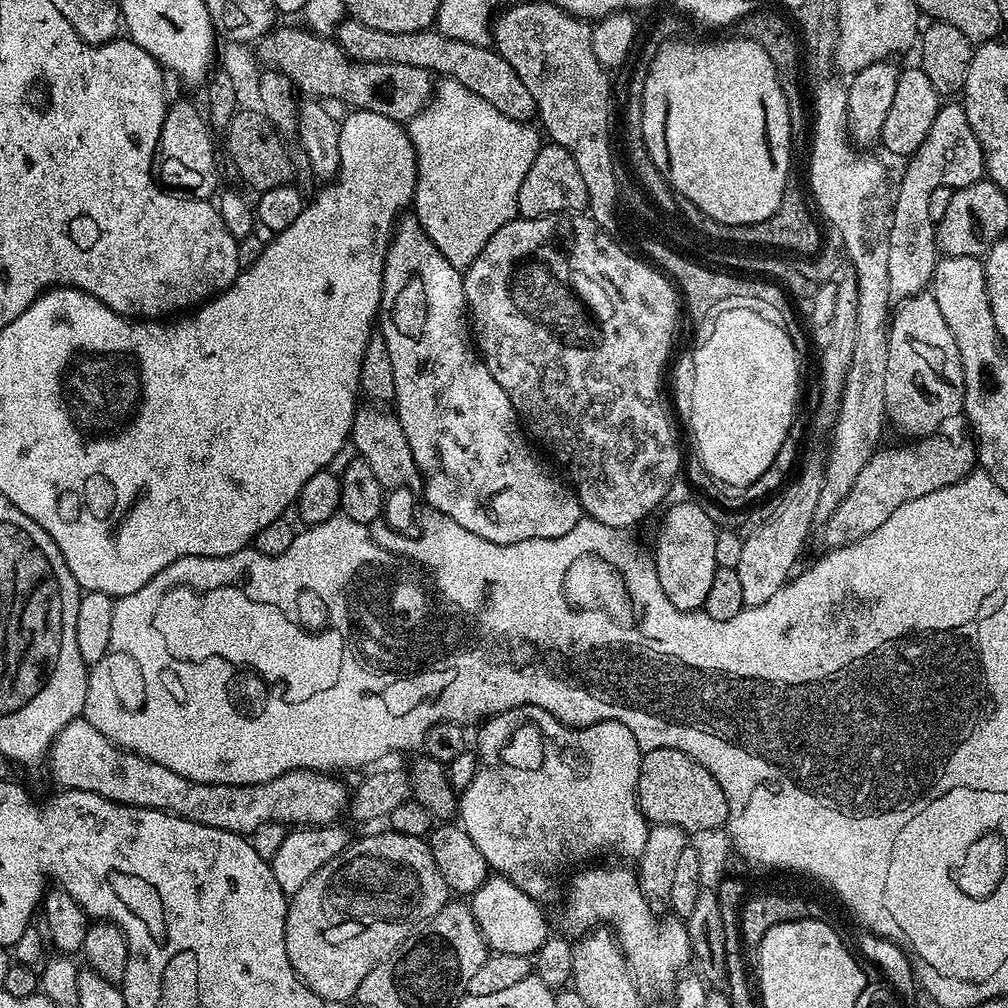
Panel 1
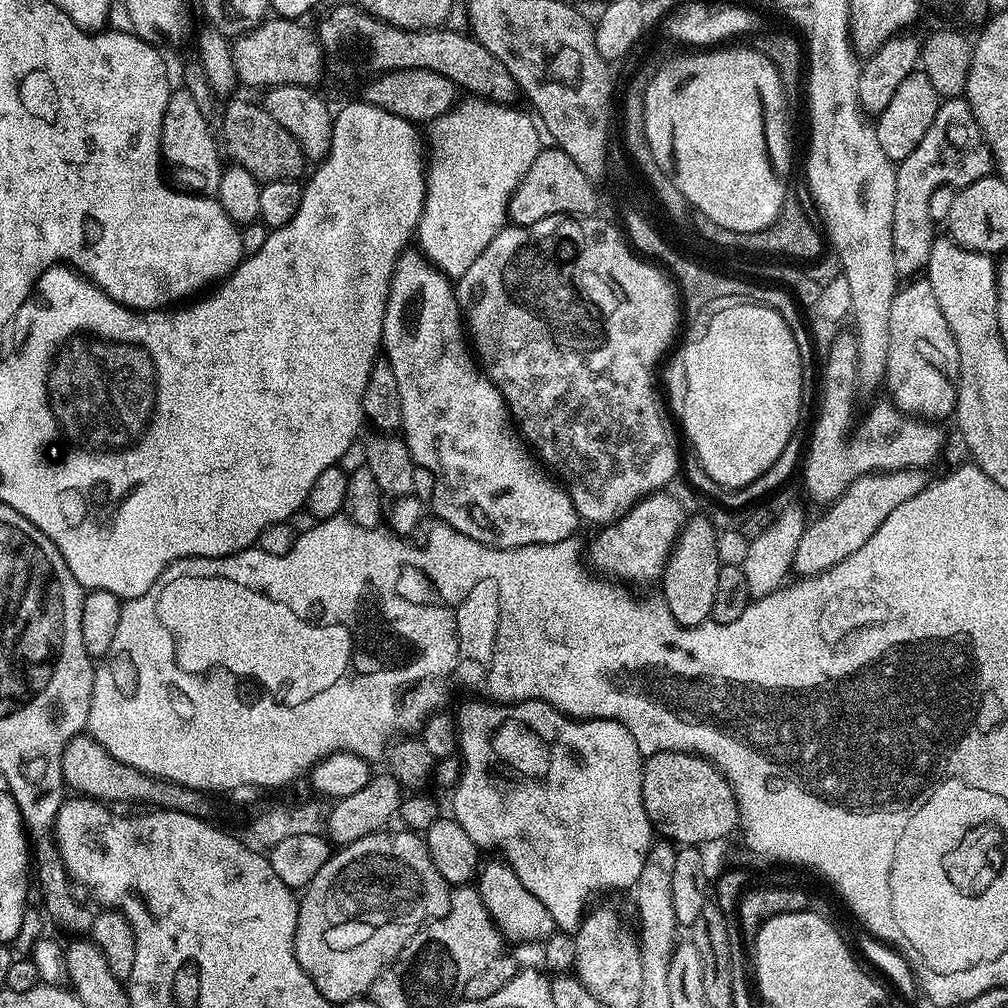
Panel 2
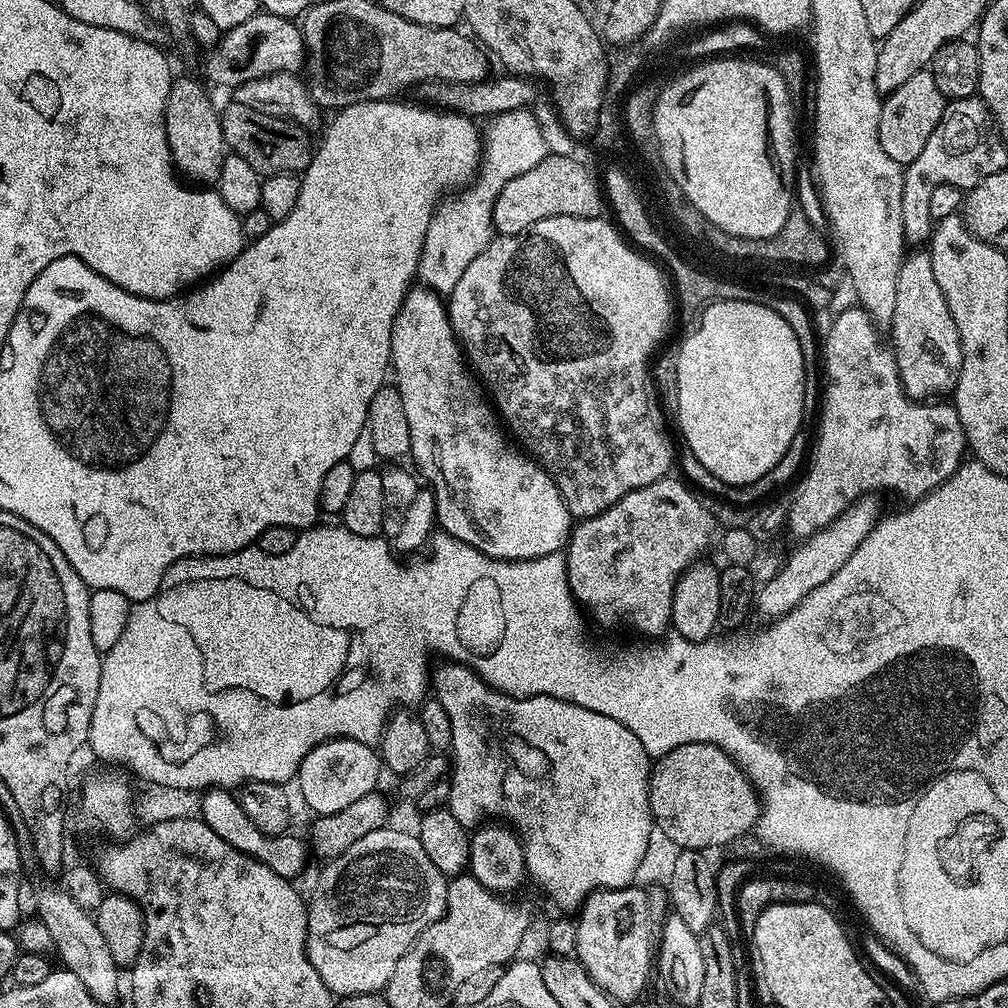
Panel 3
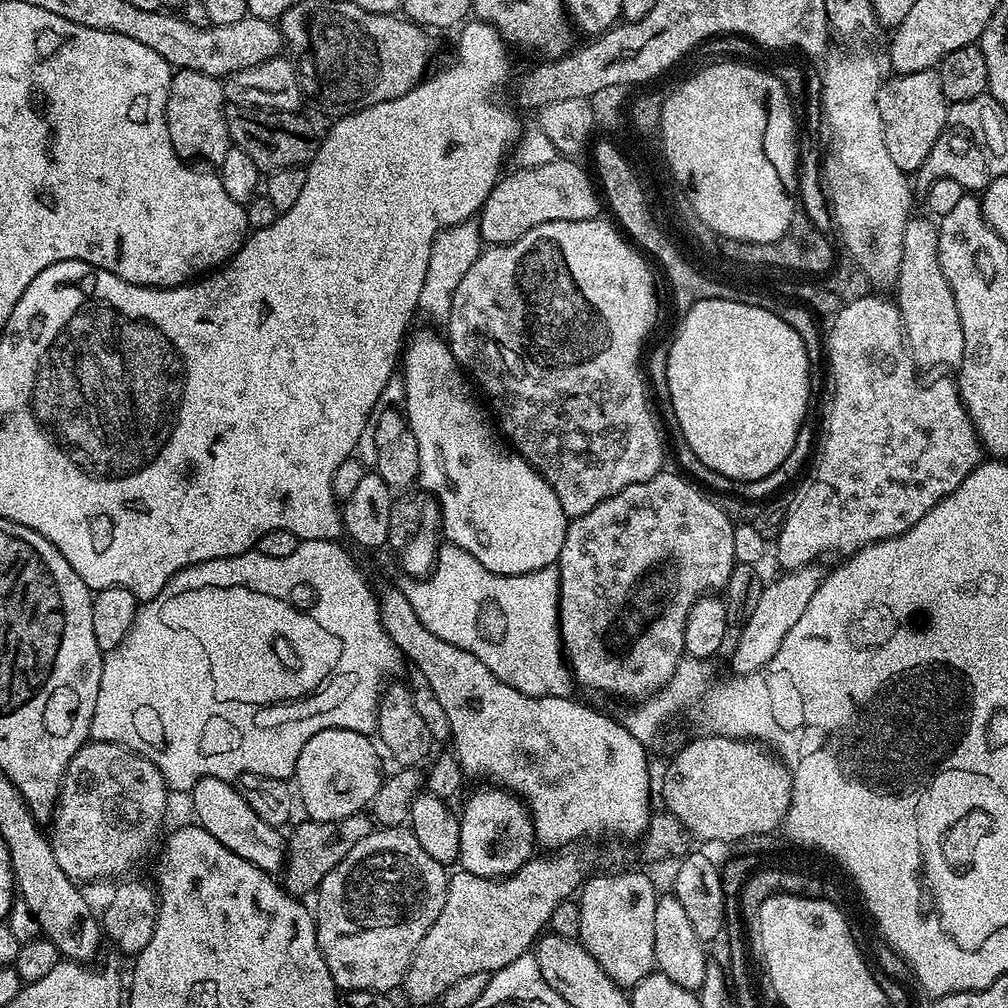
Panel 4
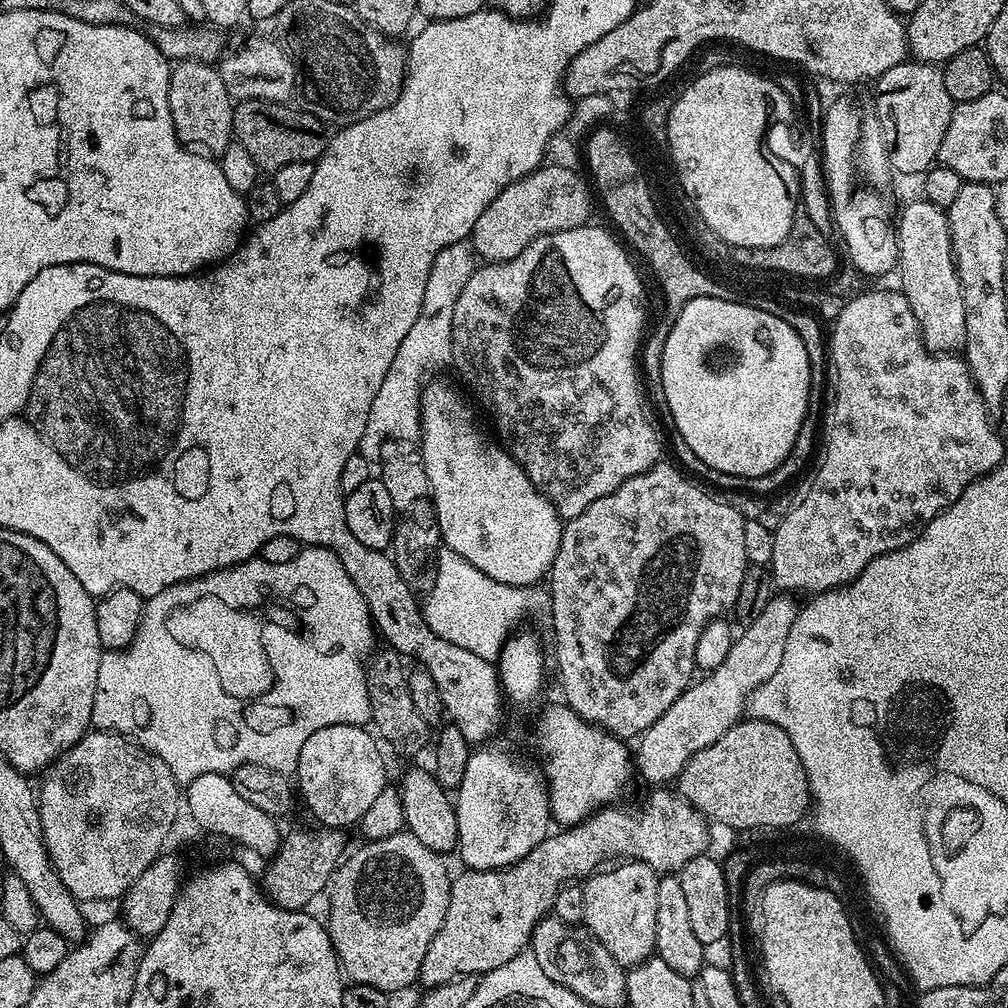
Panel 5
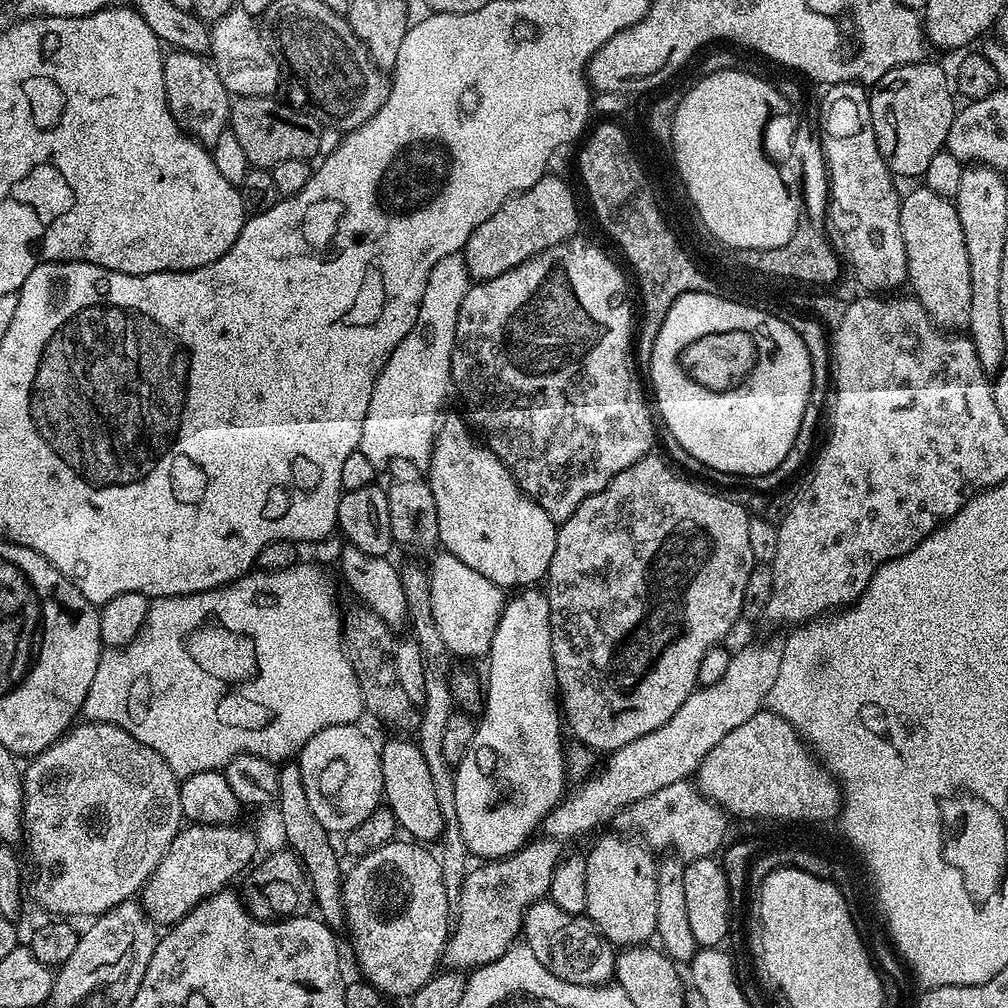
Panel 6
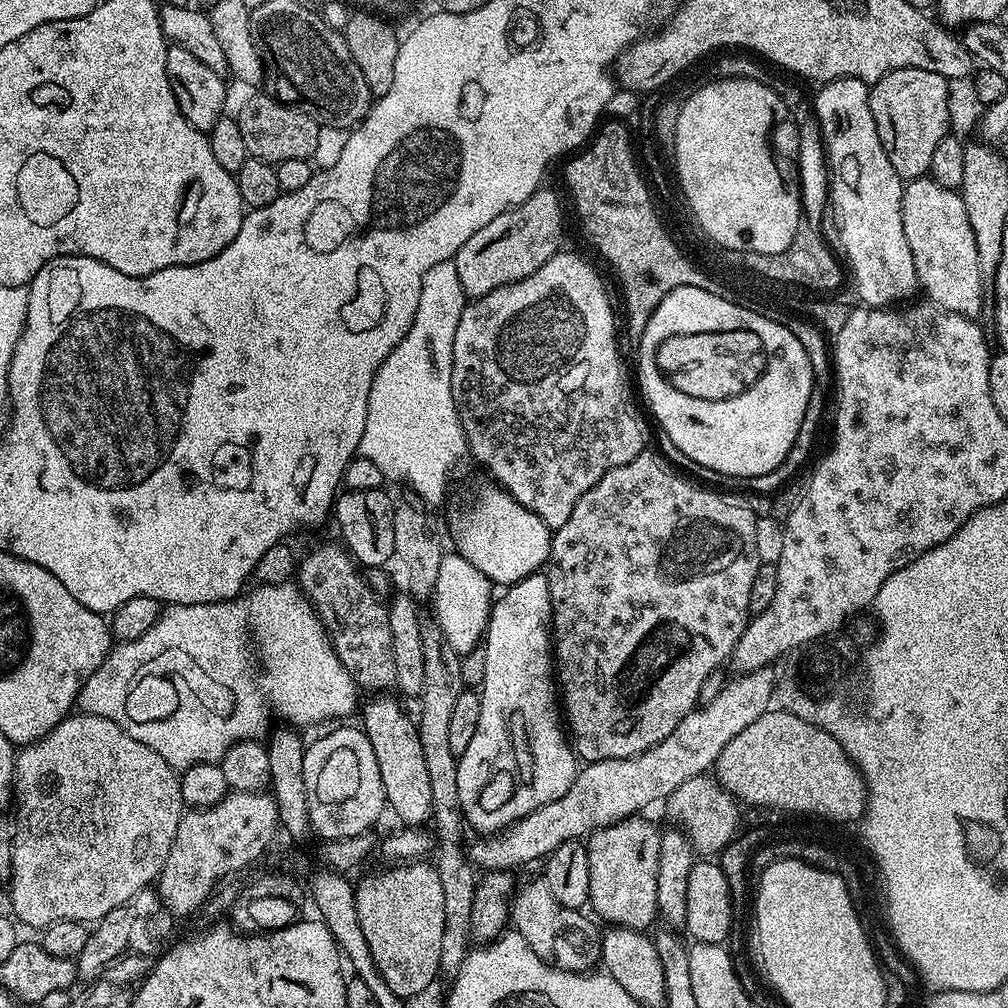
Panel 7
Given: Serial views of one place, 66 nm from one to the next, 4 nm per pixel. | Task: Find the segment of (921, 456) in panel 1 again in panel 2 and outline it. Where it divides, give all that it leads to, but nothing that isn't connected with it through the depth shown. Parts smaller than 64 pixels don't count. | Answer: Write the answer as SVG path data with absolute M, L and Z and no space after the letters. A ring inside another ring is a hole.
M903 468L897 472L871 472L858 478L844 493L823 509L824 512L816 521L805 527L802 538L798 541L798 550L792 563L795 575L817 576L827 568L833 568L838 562L850 558L854 550L860 547L874 535L874 530L890 518L893 510L898 510L914 494L926 487L925 473L918 468Z

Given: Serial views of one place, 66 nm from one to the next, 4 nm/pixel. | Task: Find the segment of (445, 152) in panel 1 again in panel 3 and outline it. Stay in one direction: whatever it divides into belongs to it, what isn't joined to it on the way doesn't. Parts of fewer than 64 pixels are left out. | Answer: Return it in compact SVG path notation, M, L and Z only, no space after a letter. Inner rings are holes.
M528 108L498 114L491 117L487 124L488 129L485 127L482 132L484 145L479 172L467 190L459 191L458 196L453 195L441 203L430 218L430 230L426 230L418 280L423 287L431 288L437 294L451 294L466 266L470 266L470 262L474 262L474 258L478 258L478 254L482 254L494 238L492 215L494 202L498 194L502 194L502 186L506 186L510 178L526 174L526 170L538 166L538 162L550 154L542 138L542 130Z

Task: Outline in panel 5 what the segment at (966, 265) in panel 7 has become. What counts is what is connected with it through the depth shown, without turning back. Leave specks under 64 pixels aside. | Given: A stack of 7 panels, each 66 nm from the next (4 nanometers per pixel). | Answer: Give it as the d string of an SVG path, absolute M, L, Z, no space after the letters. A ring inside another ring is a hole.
M923 198L910 201L901 210L900 220L898 216L896 245L900 251L898 288L918 318L925 346L930 352L959 353L966 342L966 302L962 302L947 211Z

